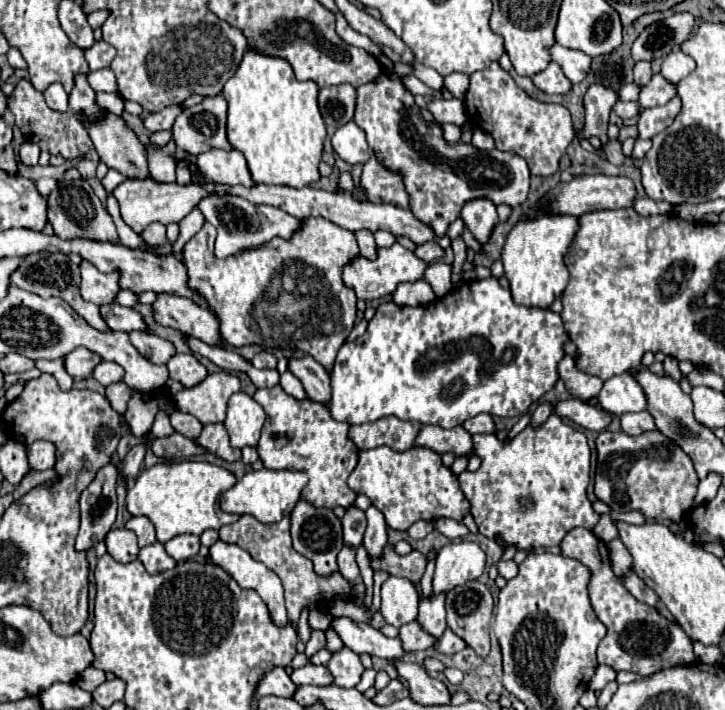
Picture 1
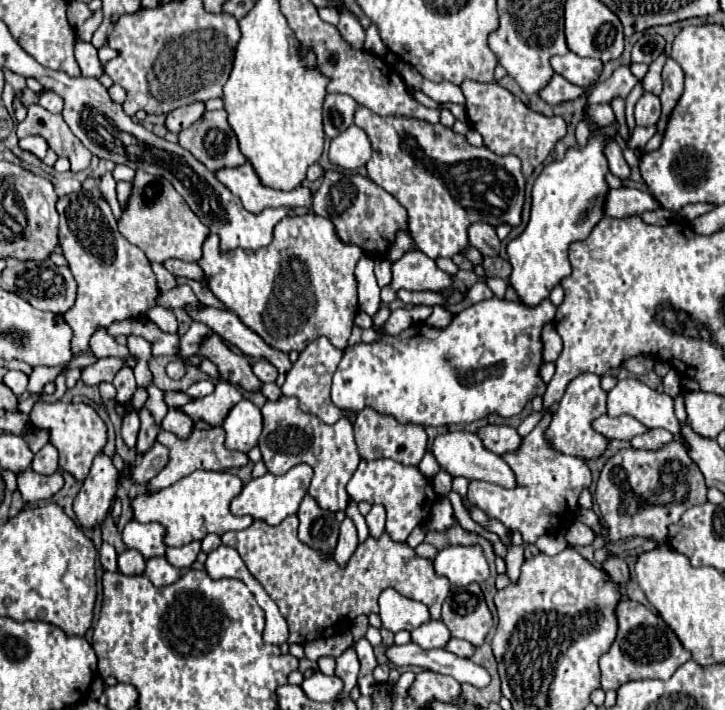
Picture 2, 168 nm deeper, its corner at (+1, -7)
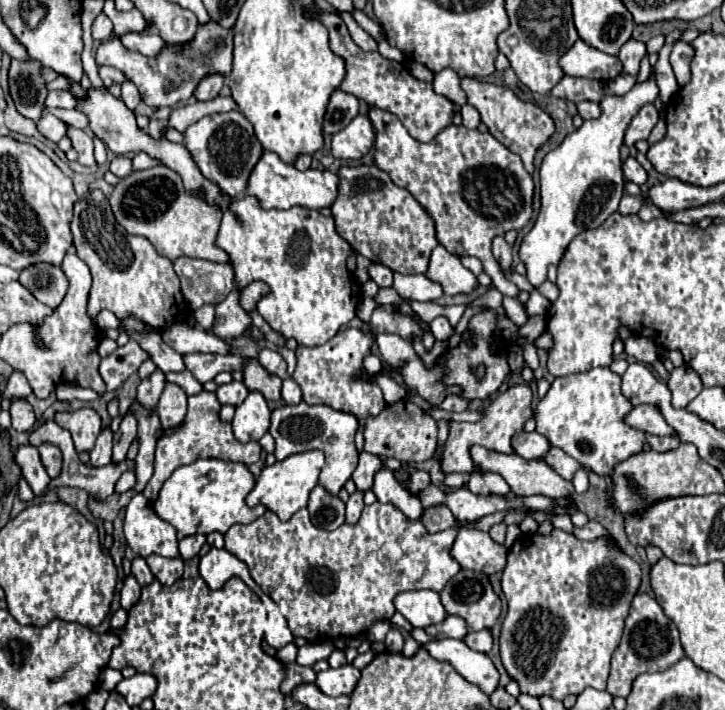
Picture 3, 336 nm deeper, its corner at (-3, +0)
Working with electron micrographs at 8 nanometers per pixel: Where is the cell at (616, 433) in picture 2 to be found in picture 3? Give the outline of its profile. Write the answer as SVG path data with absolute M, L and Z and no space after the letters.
M640 404L626 416L628 426L644 430L646 434L658 434L658 436L678 436L672 426L666 424L662 412L658 406L652 404Z

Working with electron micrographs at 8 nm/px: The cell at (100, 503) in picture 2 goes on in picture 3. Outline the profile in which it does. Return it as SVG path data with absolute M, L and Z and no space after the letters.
M104 428L96 440L96 446L90 452L92 466L106 466L112 458L112 430Z

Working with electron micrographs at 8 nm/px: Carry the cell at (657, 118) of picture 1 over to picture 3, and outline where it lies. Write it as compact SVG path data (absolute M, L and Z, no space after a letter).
M688 42L674 44L672 54L670 54L670 66L672 66L680 86L690 82L690 62L692 62L692 58L694 58L694 48Z

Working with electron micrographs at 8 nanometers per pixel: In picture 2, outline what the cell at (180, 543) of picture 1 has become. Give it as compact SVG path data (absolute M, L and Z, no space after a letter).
M192 541L182 547L166 547L166 561L172 563L178 569L188 569L194 561L196 555L200 553L200 541Z

